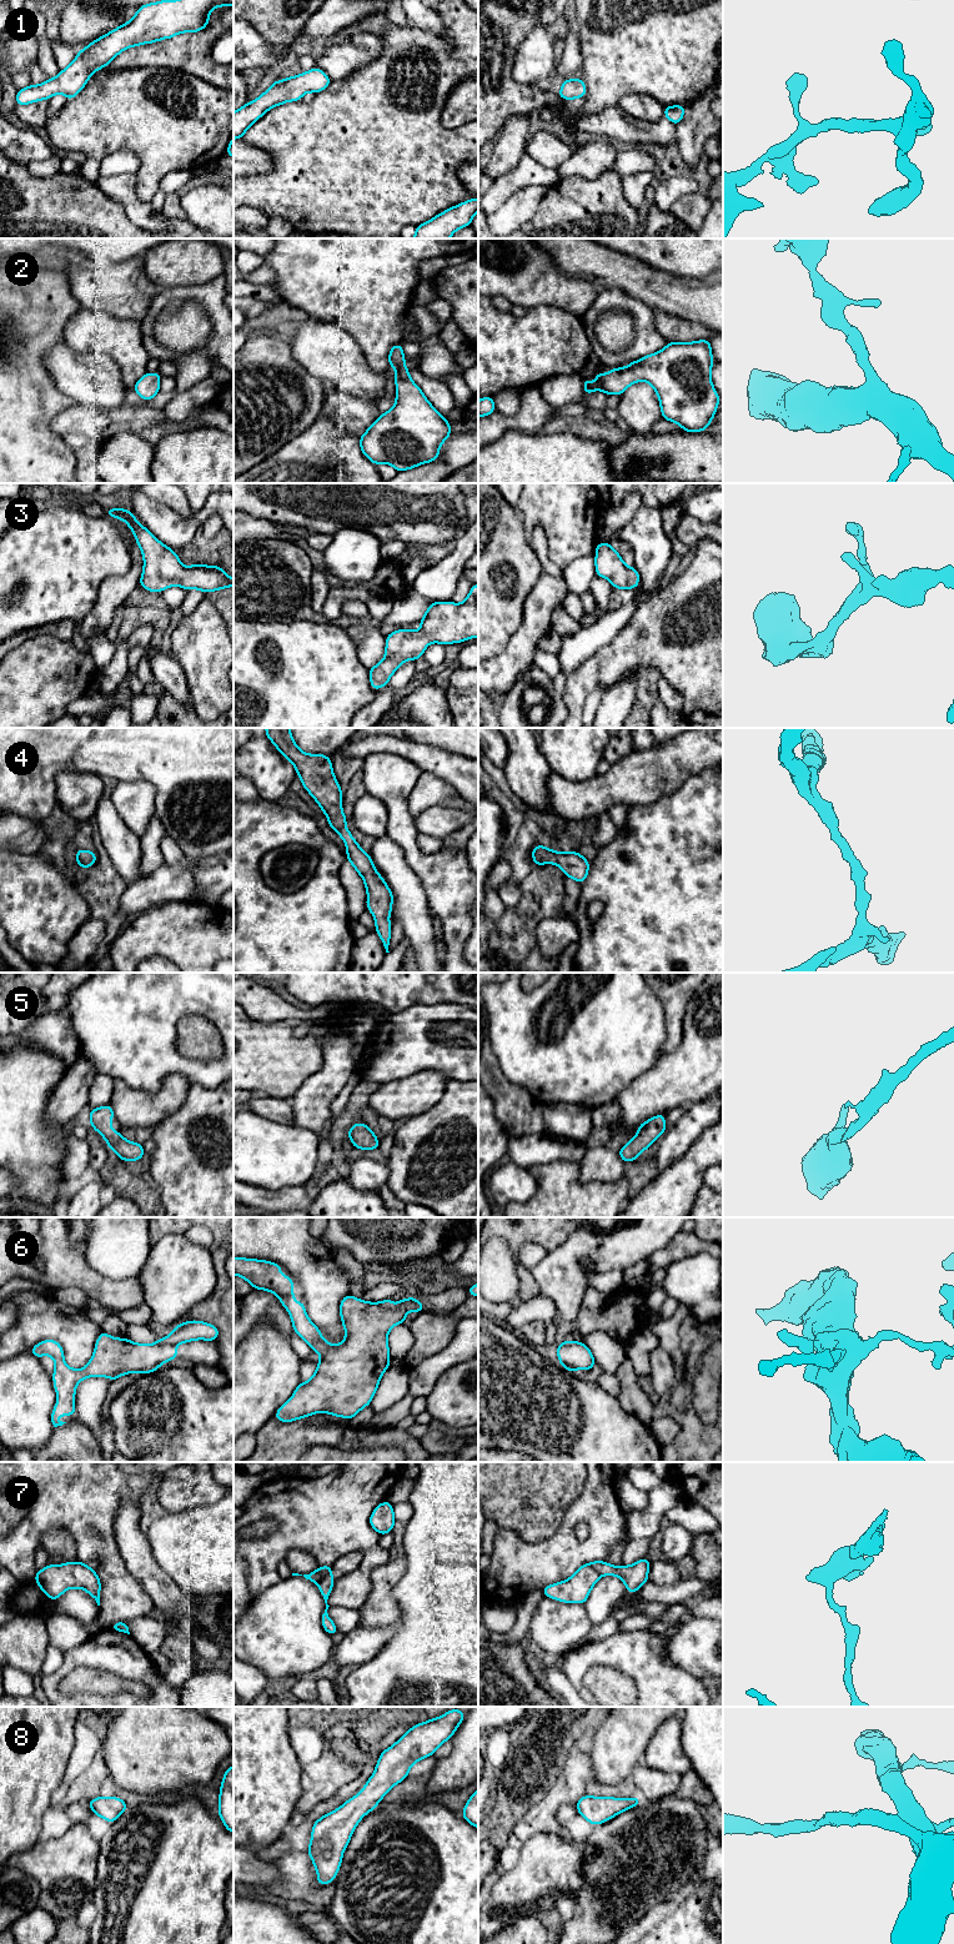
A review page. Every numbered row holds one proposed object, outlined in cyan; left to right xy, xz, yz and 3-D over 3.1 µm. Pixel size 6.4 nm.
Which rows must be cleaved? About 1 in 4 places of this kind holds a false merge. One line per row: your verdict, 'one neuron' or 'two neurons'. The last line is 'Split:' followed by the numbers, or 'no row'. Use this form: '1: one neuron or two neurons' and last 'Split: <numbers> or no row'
1: one neuron
2: one neuron
3: one neuron
4: one neuron
5: one neuron
6: two neurons
7: two neurons
8: one neuron
Split: 6, 7

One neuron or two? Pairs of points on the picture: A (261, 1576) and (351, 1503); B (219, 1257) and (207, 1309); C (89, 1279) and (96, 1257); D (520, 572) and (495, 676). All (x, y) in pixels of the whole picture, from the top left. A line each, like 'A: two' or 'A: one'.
A: one
B: one
C: two
D: two

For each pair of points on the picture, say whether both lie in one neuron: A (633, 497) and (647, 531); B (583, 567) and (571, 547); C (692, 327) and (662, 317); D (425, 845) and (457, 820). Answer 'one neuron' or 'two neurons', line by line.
A: two neurons
B: two neurons
C: one neuron
D: two neurons

